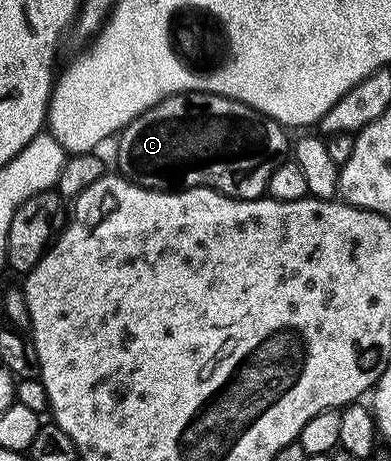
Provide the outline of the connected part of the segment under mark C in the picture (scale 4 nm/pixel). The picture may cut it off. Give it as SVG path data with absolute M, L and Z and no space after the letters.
M183 91L168 96L152 109L148 109L140 117L136 117L117 136L118 142L118 167L117 170L125 179L138 183L142 187L151 187L154 191L168 191L171 189L185 189L188 187L211 187L214 191L219 191L221 195L227 195L233 199L261 199L267 194L266 186L274 170L280 166L291 154L292 139L287 128L283 124L277 123L275 119L269 119L266 115L261 115L258 111L253 111L248 105L244 105L235 99L229 99L223 95L214 95L210 91Z

